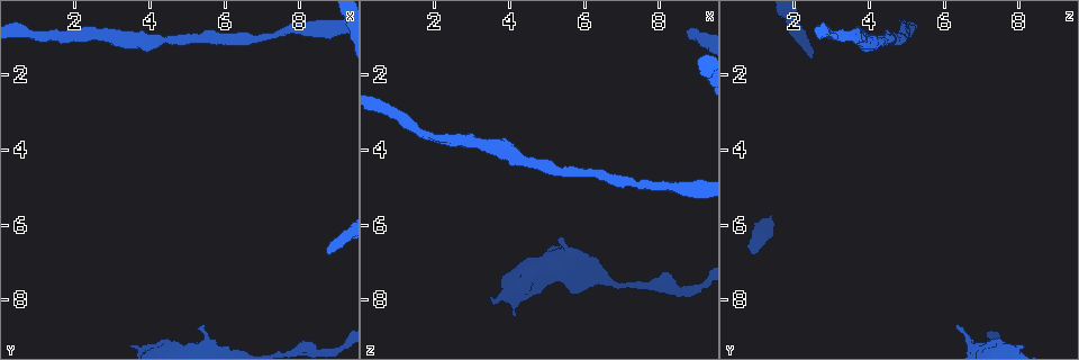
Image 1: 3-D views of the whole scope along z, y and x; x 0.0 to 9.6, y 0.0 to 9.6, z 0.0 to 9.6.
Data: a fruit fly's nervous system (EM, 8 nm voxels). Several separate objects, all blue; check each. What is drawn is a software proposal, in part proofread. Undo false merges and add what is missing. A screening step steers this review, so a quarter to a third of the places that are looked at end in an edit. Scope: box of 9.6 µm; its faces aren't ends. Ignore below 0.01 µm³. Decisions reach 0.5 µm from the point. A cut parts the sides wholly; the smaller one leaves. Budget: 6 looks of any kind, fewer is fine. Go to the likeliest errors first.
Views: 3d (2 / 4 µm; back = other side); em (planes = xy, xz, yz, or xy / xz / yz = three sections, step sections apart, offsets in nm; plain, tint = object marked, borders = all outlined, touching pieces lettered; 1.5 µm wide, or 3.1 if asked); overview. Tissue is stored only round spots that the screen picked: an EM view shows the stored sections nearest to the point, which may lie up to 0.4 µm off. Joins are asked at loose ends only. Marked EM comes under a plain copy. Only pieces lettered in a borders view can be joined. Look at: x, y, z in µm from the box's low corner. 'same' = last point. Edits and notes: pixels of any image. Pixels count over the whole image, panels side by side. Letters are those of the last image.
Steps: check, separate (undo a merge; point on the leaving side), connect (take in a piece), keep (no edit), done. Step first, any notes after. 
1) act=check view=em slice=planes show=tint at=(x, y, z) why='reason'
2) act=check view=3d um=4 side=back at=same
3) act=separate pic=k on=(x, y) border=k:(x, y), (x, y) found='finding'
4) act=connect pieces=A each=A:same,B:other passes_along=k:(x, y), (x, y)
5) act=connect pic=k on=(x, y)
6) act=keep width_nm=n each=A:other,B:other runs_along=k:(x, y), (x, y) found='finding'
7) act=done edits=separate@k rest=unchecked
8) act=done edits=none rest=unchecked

act=check view=em slice=planes show=borders at=(8.65, 6.70, 0.80) why='end of a long branch'

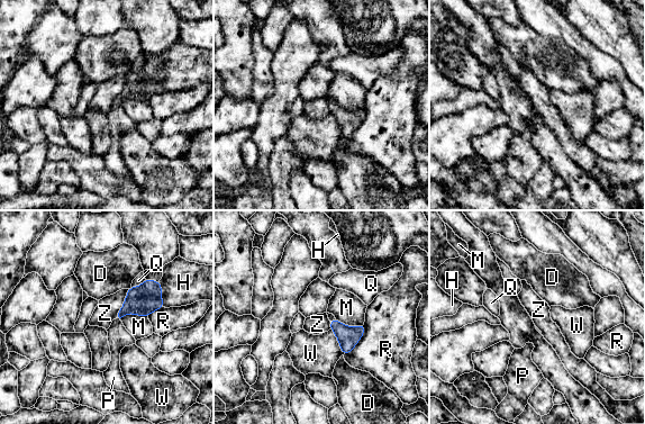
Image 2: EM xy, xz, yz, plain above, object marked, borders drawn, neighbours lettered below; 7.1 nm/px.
act=connect pieces=P each=D:other,H:other,M:other,P:same,Q:other,R:other,W:other,Z:other passes_along=2:(142, 300), (118, 319), (118, 336) found='it goes on there'

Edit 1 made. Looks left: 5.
act=check view=3d um=4 at=(5.30, 8.65, 6.30) why='branch stops here'

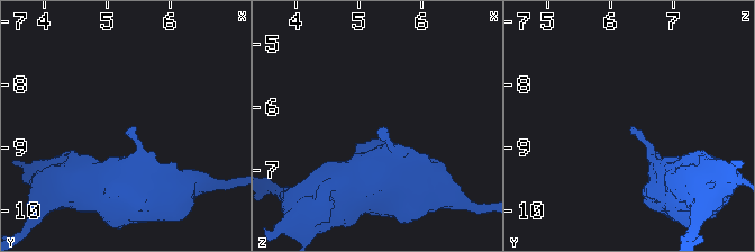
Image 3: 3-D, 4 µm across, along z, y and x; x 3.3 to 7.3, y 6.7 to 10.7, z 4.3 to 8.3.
act=check view=em slice=planes show=tint at=(5.35, 8.75, 6.35)

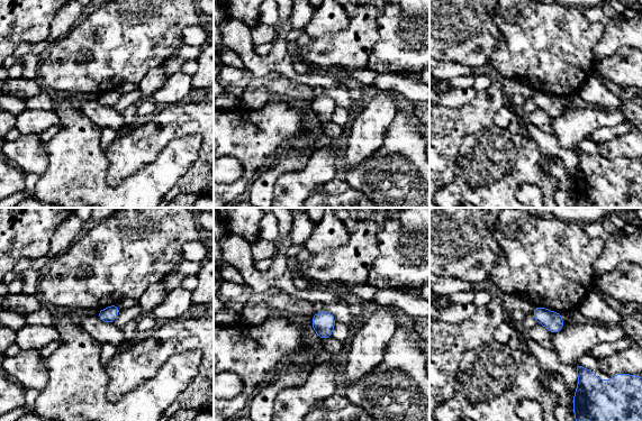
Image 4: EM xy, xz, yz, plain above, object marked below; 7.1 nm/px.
act=check view=em slice=planes show=borders at=same why='see the neighbours'

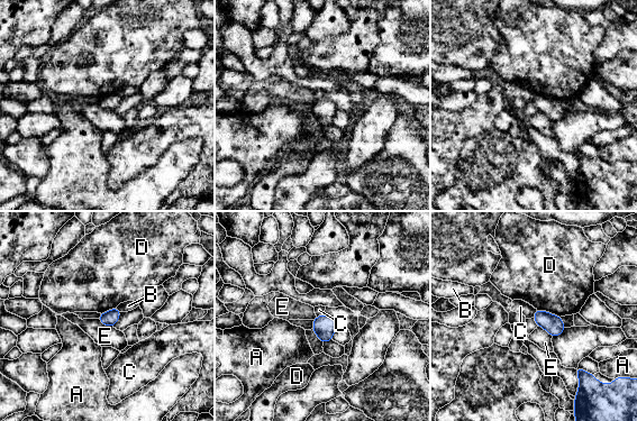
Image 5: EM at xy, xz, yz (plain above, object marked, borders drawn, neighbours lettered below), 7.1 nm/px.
act=keep each=A:other,B:other,C:other,D:other,E:other found='no lettered piece goes on from it'

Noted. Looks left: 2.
act=check view=3d um=2 at=(4.15, 1.20, 4.25) why='thick turns thin'

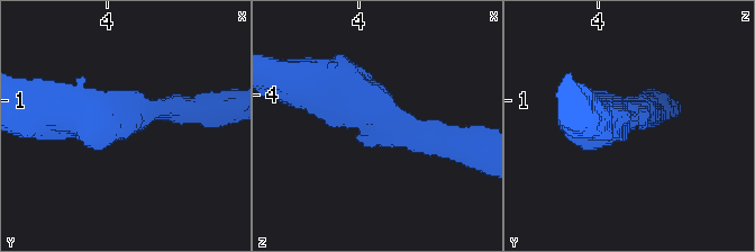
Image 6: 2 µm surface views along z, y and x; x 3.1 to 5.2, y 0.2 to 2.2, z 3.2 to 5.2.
act=check view=em slice=planes show=borders at=(4.20, 1.12, 4.20) arm_widths_nm=240,340

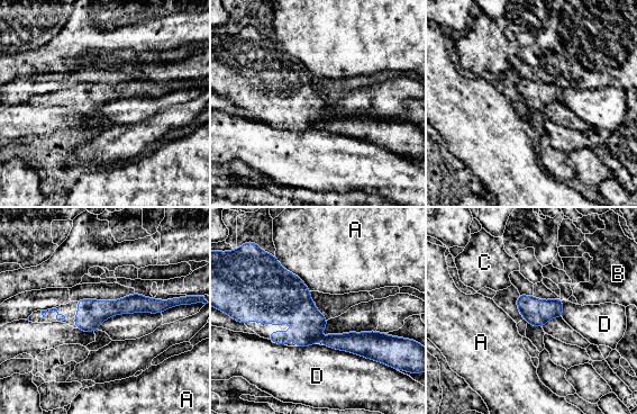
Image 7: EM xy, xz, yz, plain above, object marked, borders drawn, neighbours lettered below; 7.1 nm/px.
act=keep each=A:other,B:other,C:other,D:other border=7:(331, 347), (364, 357) found='all the same cell'

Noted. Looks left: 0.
act=done edits=connect@2 rest=unchecked

